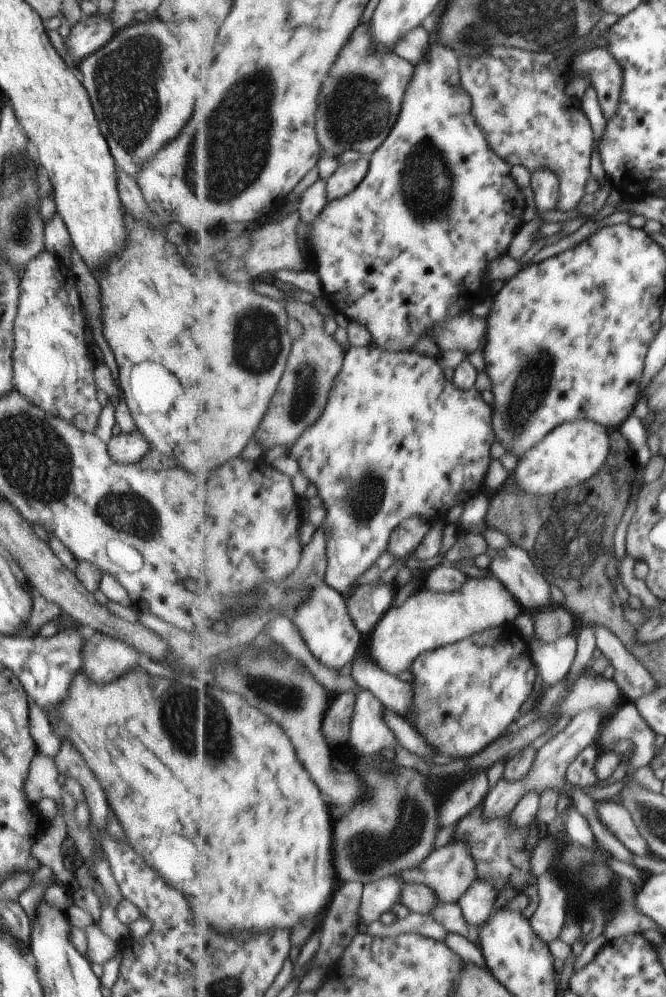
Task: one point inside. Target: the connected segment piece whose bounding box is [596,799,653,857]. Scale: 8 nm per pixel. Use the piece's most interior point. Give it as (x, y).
(613, 815)

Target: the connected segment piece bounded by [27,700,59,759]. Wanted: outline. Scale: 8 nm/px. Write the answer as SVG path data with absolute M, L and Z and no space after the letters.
M29 700L27 706L29 706L29 734L34 742L34 747L37 752L52 759L55 756L55 752L59 750L59 740L51 732L51 726L49 726L47 718L37 708L37 704L33 700Z

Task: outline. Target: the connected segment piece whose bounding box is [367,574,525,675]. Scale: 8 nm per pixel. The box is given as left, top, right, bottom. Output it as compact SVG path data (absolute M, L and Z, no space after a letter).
M494 574L480 579L469 577L461 588L448 593L436 593L422 586L418 587L401 606L393 604L385 613L385 616L378 622L375 632L367 638L369 640L367 650L380 667L396 675L403 670L409 670L421 655L429 651L449 646L474 635L475 632L483 632L483 630L501 627L505 623L513 623L513 620L523 612L525 610L516 596Z

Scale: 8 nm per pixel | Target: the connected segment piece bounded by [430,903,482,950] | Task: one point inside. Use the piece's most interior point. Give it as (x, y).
(450, 916)

